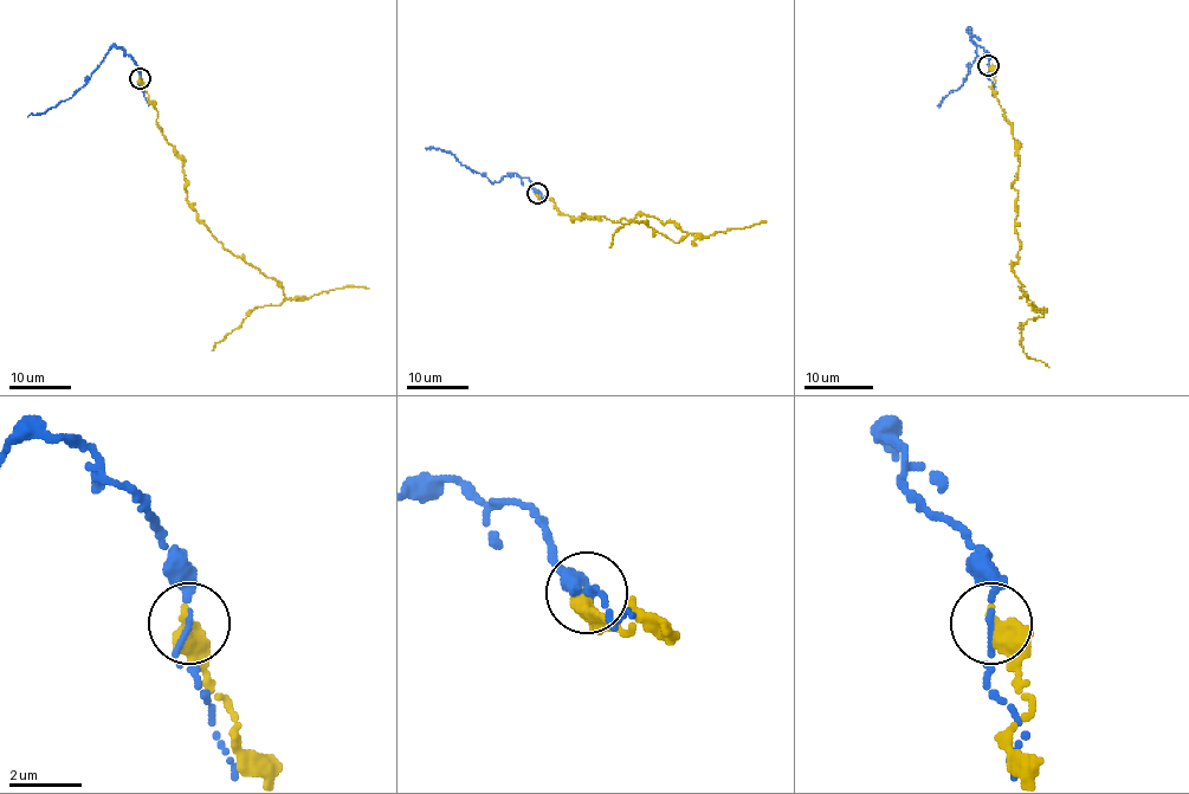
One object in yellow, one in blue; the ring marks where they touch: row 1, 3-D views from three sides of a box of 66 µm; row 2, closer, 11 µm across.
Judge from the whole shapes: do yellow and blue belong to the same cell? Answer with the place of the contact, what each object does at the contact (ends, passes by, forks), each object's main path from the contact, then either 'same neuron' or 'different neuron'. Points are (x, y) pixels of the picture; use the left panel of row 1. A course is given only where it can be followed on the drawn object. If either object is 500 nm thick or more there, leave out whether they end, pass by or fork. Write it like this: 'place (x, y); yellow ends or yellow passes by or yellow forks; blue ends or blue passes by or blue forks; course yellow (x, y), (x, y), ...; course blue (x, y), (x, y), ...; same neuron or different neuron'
place (140, 78); yellow ends; blue ends; course yellow (141, 79), (156, 124), (182, 161), (198, 219), (289, 299), (256, 307), (212, 350); course blue (141, 79), (139, 66), (123, 50), (112, 46), (76, 92), (56, 107), (27, 116); same neuron

